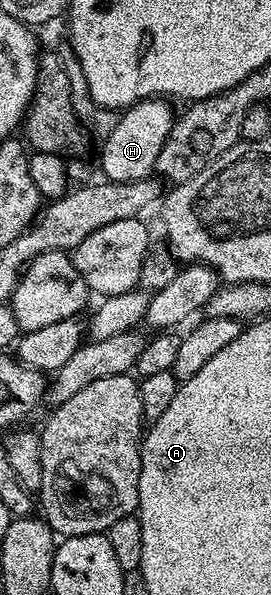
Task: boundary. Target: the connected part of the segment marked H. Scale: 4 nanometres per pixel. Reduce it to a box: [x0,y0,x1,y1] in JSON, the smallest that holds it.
[101,98,176,183]

